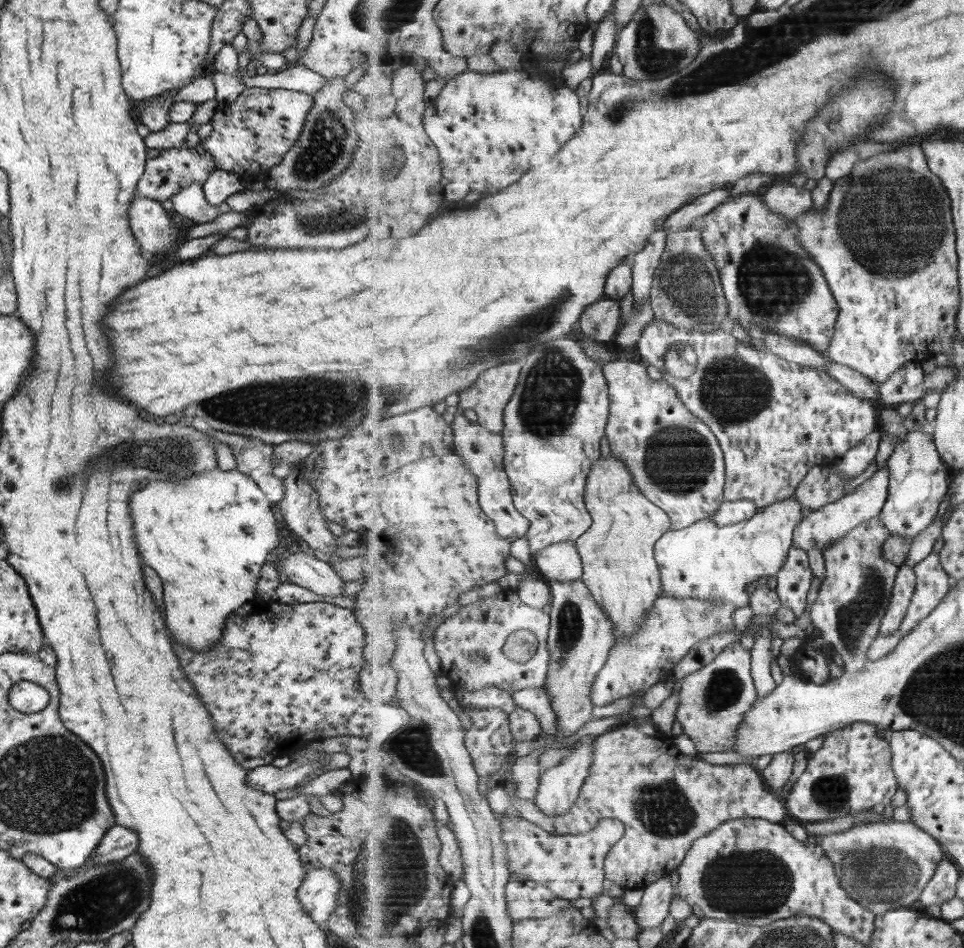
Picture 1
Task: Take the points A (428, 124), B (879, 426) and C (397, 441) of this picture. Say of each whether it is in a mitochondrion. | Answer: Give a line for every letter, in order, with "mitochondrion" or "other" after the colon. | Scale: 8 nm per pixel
A: other
B: other
C: mitochondrion

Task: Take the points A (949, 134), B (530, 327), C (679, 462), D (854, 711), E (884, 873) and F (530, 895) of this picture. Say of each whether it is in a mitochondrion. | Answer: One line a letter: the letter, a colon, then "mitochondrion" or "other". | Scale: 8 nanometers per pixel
A: other
B: mitochondrion
C: mitochondrion
D: other
E: mitochondrion
F: other

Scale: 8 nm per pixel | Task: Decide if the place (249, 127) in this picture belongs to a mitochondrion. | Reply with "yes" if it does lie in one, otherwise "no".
no

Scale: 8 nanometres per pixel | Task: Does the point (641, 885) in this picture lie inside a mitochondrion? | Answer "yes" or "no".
no

